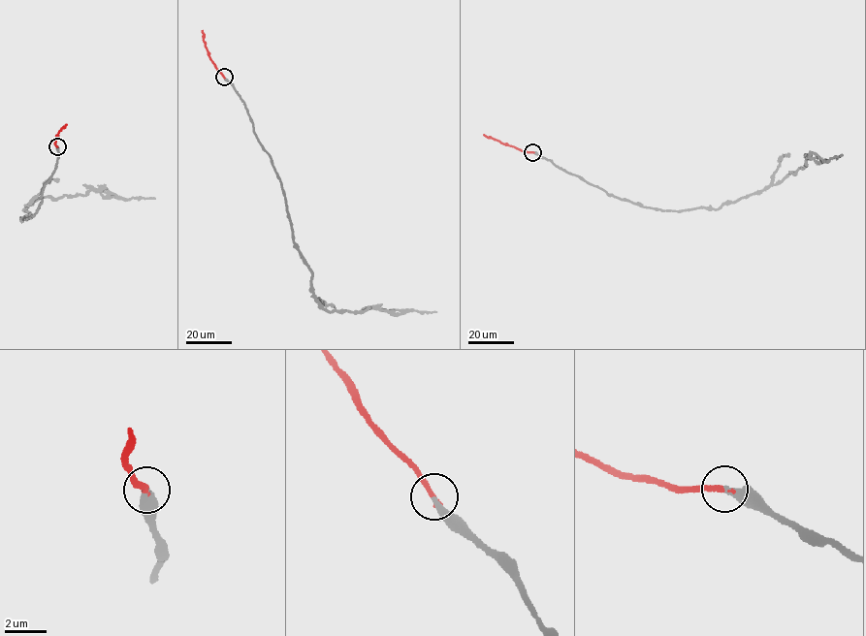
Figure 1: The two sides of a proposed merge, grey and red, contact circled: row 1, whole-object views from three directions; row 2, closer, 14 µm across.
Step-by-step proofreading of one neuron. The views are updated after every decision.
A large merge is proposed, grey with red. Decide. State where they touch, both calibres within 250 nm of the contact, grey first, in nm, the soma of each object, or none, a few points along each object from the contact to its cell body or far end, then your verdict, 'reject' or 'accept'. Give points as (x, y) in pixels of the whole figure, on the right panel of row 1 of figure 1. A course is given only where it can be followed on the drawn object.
at (532, 152); 360 nm thick on the grey side, 260 nm on the other; no cell body on grey; no cell body on red; grey runs (532, 152), (621, 199), (680, 211), (718, 208), (776, 184), (805, 167), (807, 158), (827, 161), (843, 154); red runs (532, 152), (484, 135); accept

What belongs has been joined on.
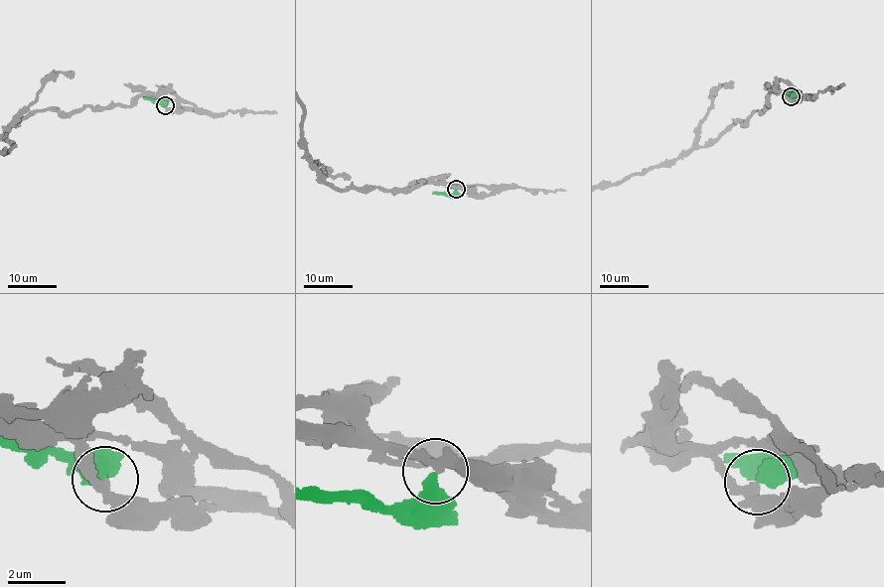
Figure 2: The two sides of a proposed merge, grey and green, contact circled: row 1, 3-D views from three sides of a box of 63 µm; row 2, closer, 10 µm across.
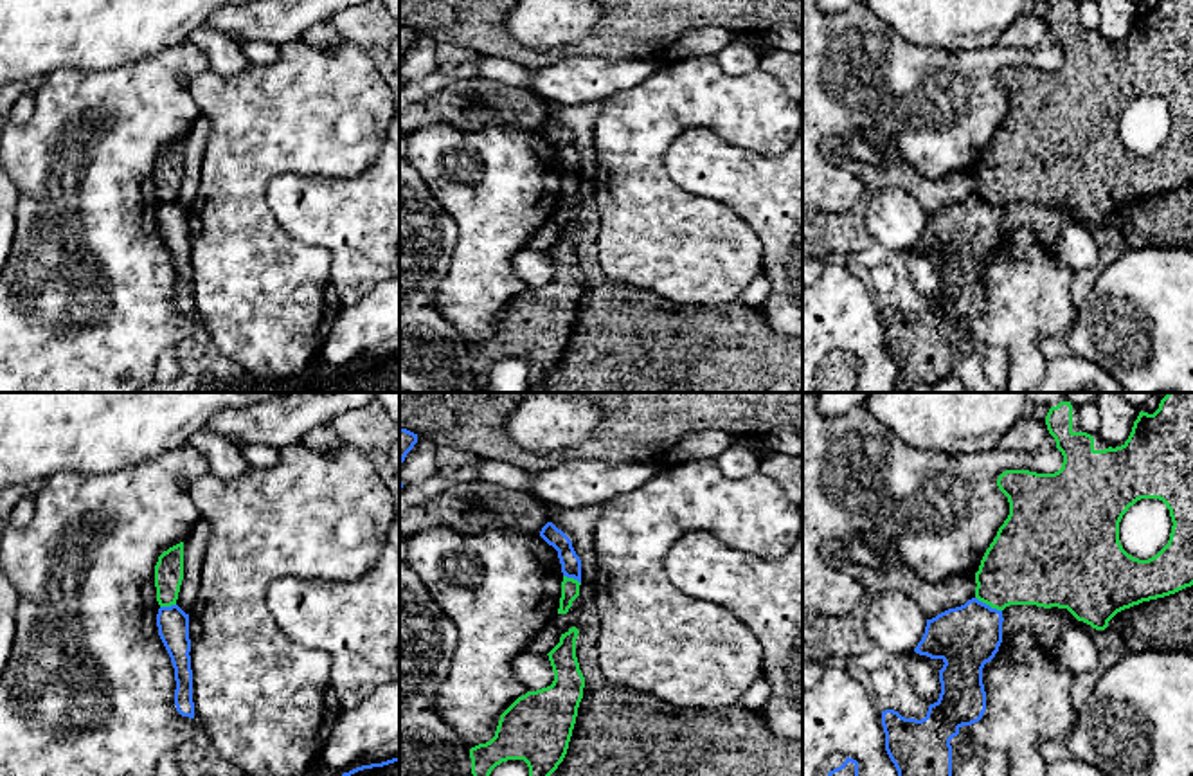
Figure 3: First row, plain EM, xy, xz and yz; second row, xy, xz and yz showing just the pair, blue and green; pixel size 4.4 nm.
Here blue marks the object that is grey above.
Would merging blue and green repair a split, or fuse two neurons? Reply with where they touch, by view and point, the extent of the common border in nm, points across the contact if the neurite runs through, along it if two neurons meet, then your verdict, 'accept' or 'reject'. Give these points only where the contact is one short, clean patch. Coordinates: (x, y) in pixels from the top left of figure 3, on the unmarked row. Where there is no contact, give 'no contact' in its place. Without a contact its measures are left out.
meets blue in yz at (988, 202); contact 140 nm long; border along yz (976, 193), (1001, 207); reject

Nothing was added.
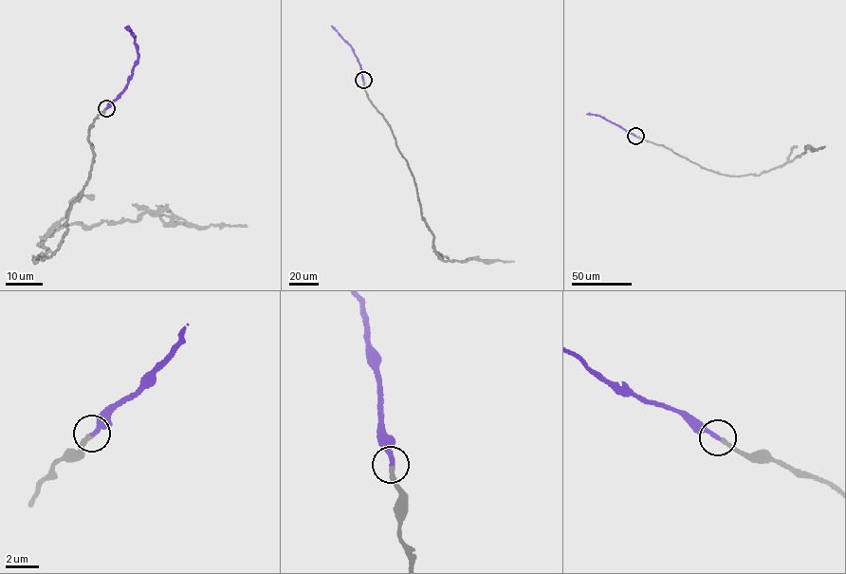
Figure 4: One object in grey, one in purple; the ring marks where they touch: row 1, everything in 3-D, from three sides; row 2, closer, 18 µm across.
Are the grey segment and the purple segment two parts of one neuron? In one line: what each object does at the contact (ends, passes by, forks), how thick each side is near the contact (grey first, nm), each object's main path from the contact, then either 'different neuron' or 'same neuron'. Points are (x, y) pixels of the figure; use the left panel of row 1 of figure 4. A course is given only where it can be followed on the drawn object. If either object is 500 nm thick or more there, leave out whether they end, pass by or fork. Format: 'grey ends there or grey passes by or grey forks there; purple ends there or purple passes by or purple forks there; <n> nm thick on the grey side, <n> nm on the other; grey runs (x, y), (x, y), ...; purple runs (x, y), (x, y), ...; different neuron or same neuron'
grey ends there; purple ends there; 260 nm thick on the grey side, 280 nm on the other; grey runs (105, 108), (89, 125), (90, 175), (66, 232), (35, 262), (67, 225), (147, 212), (247, 226); purple runs (105, 108), (126, 88), (137, 62), (134, 35), (124, 27); same neuron

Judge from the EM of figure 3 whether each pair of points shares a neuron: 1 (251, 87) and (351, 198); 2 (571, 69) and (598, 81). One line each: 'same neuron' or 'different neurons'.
1: different neurons
2: same neuron

